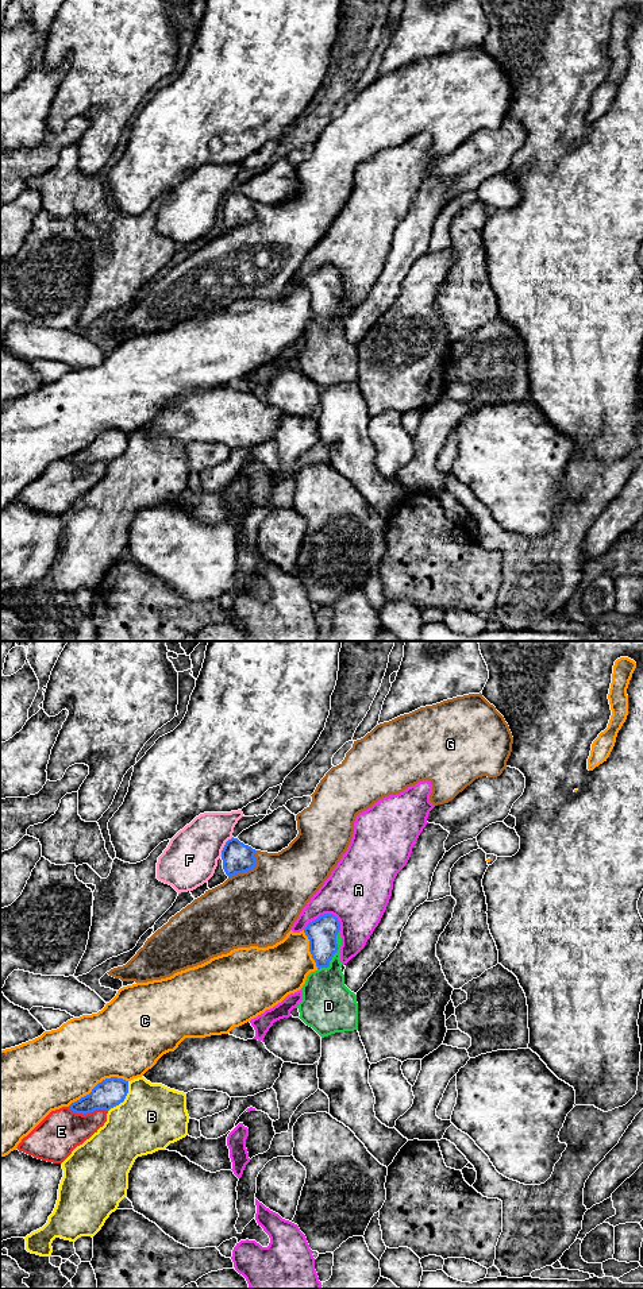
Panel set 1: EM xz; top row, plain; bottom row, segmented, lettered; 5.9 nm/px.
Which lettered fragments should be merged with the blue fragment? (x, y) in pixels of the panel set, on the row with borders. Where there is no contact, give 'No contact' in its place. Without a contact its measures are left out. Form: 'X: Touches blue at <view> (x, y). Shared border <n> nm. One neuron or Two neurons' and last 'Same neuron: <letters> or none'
A: Touches blue at xz (322, 915). Shared border 240 nm. Two neurons
B: Touches blue at xz (124, 1098). Shared border 220 nm. Two neurons
C: Touches blue at xz (97, 1084). Shared border 400 nm. Two neurons
D: Touches blue at xz (334, 953). Shared border 260 nm. One neuron
E: Touches blue at xz (88, 1112). Shared border 240 nm. Two neurons
F: Touches blue at xz (224, 846). Shared border 140 nm. Two neurons
G: Touches blue at xz (249, 869). Shared border 240 nm. Two neurons
Same neuron: D

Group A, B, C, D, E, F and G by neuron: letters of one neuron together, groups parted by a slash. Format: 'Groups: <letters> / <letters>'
Groups: A / B / C / D / E / F / G

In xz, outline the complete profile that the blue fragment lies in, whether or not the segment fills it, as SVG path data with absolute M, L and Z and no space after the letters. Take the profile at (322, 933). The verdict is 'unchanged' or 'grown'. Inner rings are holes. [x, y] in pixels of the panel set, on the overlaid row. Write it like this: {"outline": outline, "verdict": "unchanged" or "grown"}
{"outline": "M332 914L320 915L304 929L317 969L307 976L300 1019L322 1038L358 1030L357 995L344 985L340 962L340 923Z", "verdict": "grown"}

